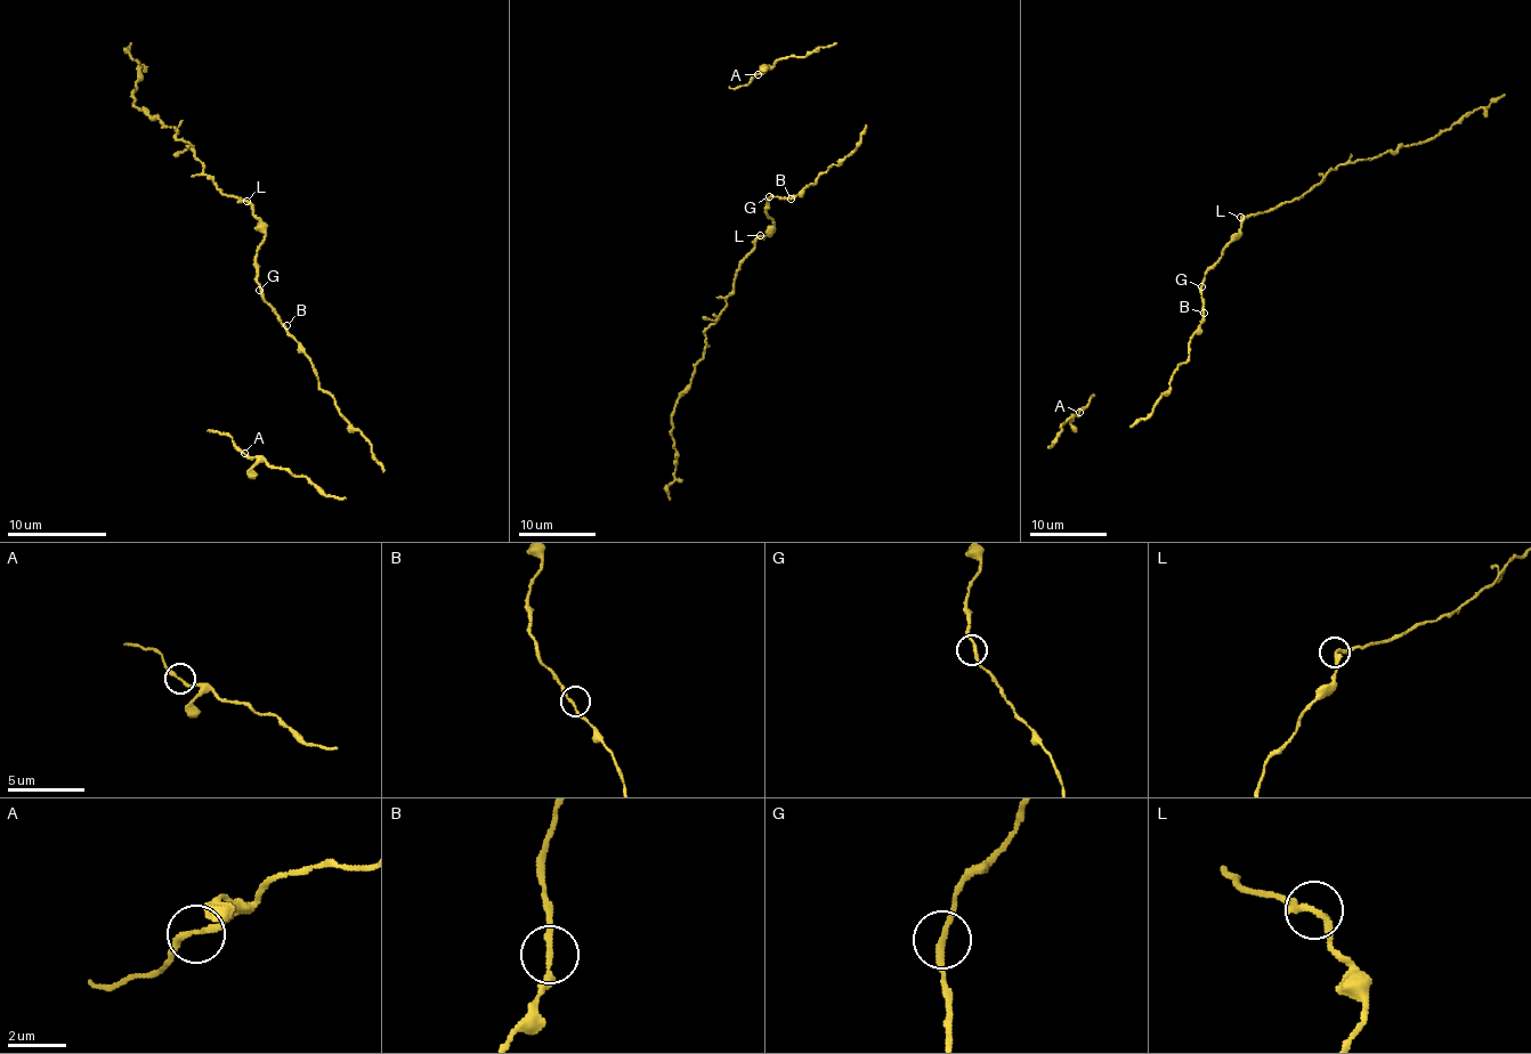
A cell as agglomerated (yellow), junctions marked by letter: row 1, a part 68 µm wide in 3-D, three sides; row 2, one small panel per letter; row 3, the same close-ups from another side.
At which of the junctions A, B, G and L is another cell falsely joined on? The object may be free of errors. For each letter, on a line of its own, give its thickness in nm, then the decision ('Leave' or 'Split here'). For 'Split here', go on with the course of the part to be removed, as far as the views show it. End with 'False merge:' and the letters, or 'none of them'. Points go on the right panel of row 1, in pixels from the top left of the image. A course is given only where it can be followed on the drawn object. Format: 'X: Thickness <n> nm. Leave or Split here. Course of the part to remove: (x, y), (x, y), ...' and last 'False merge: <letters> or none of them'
A: Thickness 200 nm. Leave
B: Thickness 190 nm. Leave
G: Thickness 220 nm. Leave
L: Thickness 220 nm. Leave
False merge: none of them

